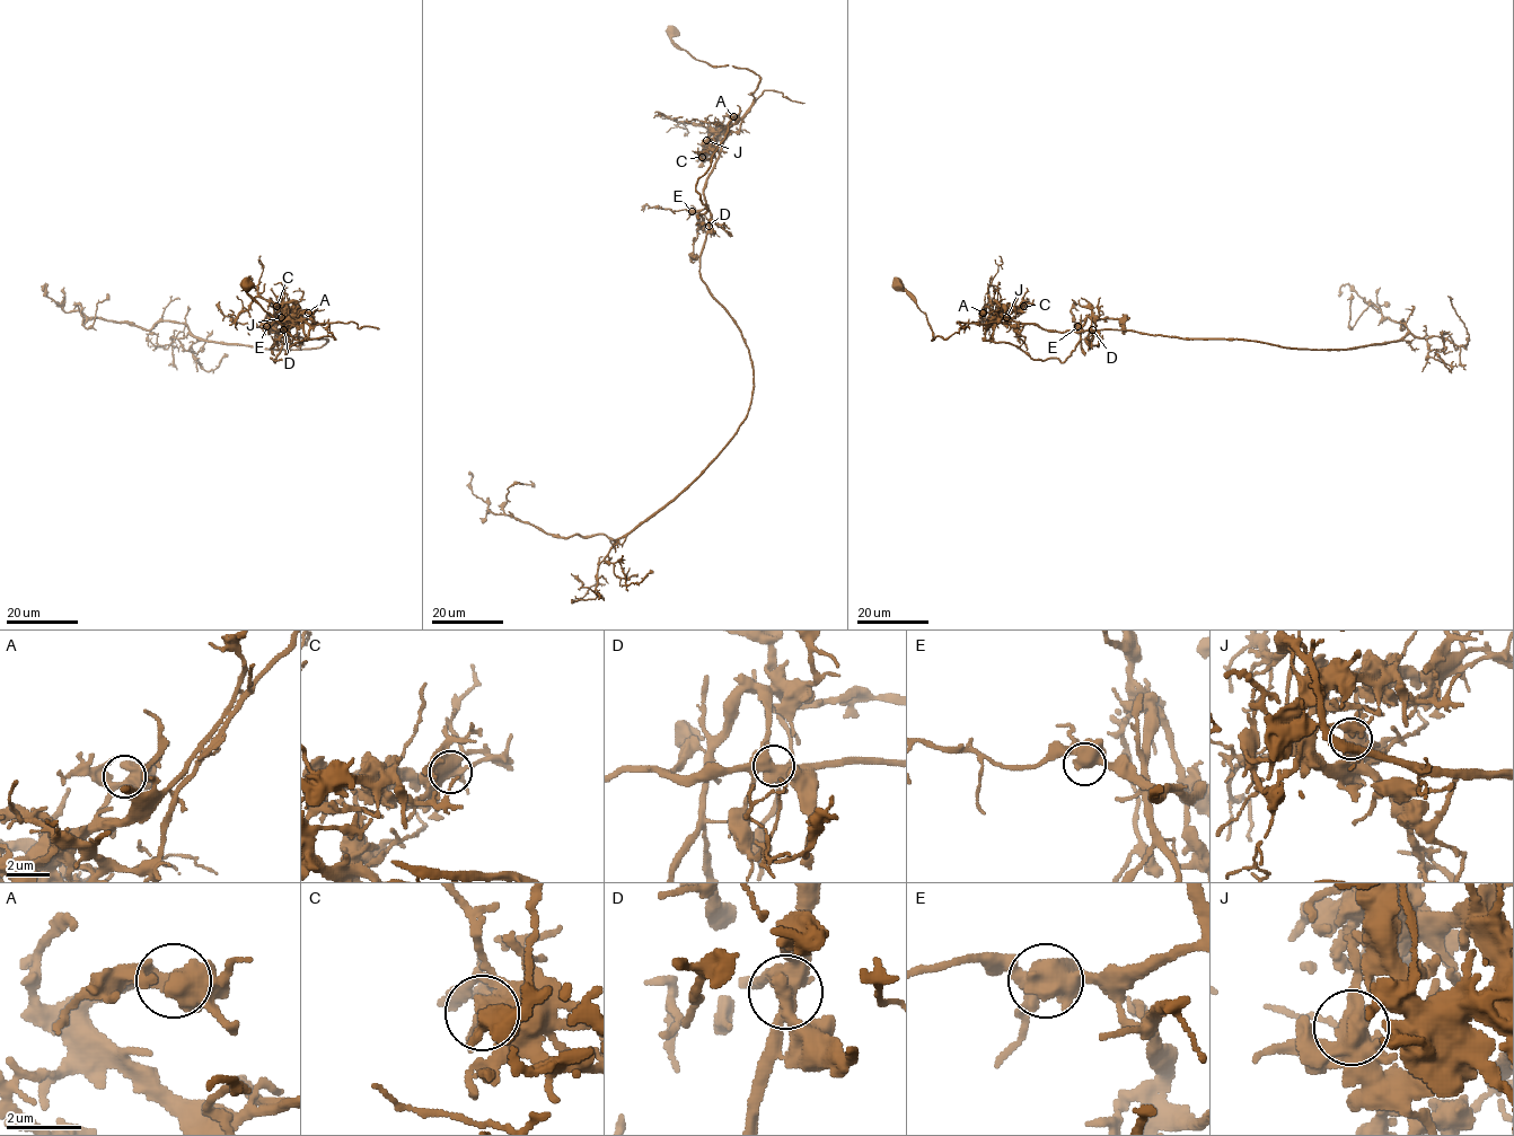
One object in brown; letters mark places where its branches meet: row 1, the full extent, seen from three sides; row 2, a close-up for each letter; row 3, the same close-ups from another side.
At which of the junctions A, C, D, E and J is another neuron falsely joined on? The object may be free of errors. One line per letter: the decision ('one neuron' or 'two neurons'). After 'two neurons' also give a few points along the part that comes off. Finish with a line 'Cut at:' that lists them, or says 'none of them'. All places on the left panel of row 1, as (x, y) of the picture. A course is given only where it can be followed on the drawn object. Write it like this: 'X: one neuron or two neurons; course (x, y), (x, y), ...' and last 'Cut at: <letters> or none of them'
A: one neuron
C: one neuron
D: two neurons; course (283, 329), (328, 340), (225, 344), (79, 304), (87, 328), (107, 293)
E: one neuron
J: one neuron
Cut at: D

